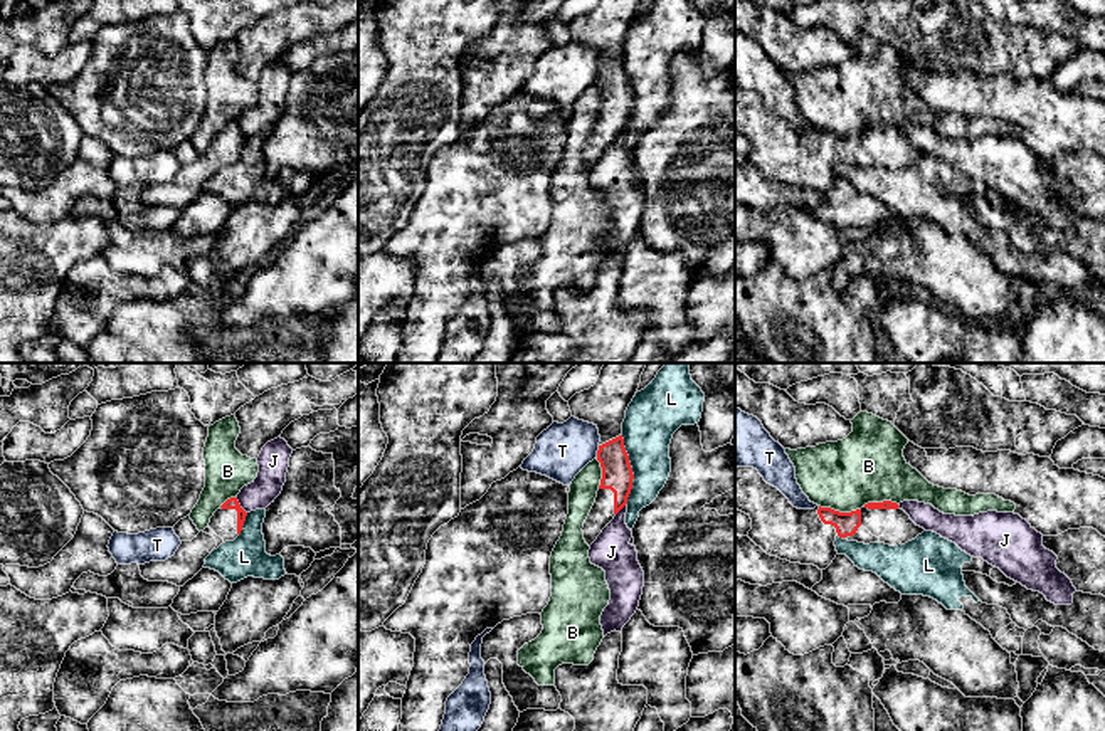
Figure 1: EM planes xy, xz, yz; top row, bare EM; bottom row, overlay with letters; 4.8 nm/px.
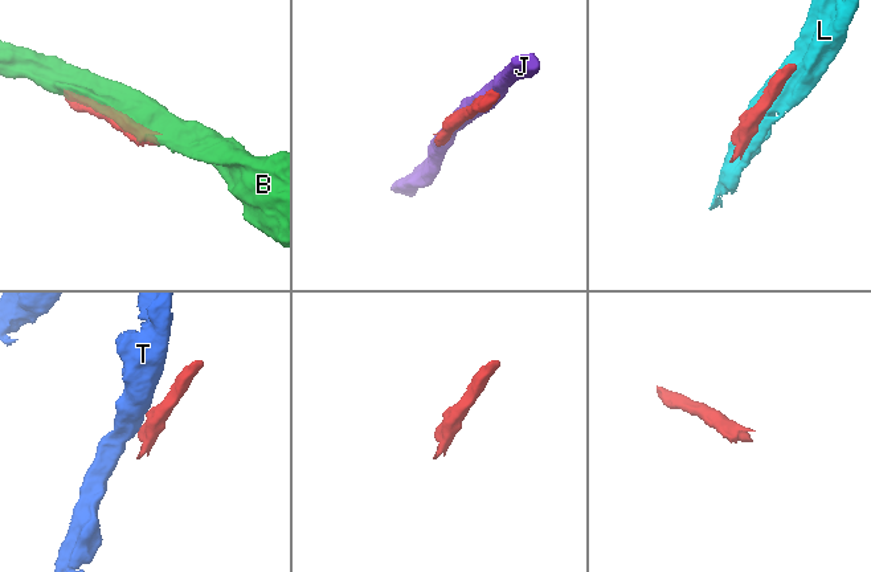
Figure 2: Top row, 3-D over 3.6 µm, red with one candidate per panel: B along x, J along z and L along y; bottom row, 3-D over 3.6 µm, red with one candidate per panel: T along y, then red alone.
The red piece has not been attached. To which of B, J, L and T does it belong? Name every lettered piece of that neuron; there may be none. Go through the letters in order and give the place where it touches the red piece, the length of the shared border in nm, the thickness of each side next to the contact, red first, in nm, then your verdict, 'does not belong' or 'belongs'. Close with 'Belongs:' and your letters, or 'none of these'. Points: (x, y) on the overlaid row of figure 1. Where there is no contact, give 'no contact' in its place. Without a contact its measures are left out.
B: meets red in yz at (838, 511); contact 200 nm long; 110 nm thick on the red side, 340 nm on the other; does not belong
J: meets red in xy at (239, 506); contact 90 nm long; 60 nm thick on the red side, 140 nm on the other; does not belong
L: meets red in xz at (631, 469); contact 320 nm long; 150 nm thick on the red side, 240 nm on the other; does not belong
T: meets red in xz at (597, 451); contact 60 nm long; 150 nm thick on the red side, 260 nm on the other; does not belong
Belongs: none of these

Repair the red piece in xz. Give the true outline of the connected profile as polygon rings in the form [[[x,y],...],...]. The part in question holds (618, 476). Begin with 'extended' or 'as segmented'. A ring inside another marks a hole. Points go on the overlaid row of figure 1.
extended; [[[605,363],[595,385],[568,400],[572,417],[594,423],[600,435],[597,460],[602,467],[602,479],[582,528],[589,546],[627,504],[632,489],[634,474],[624,447],[622,422],[646,365]]]

